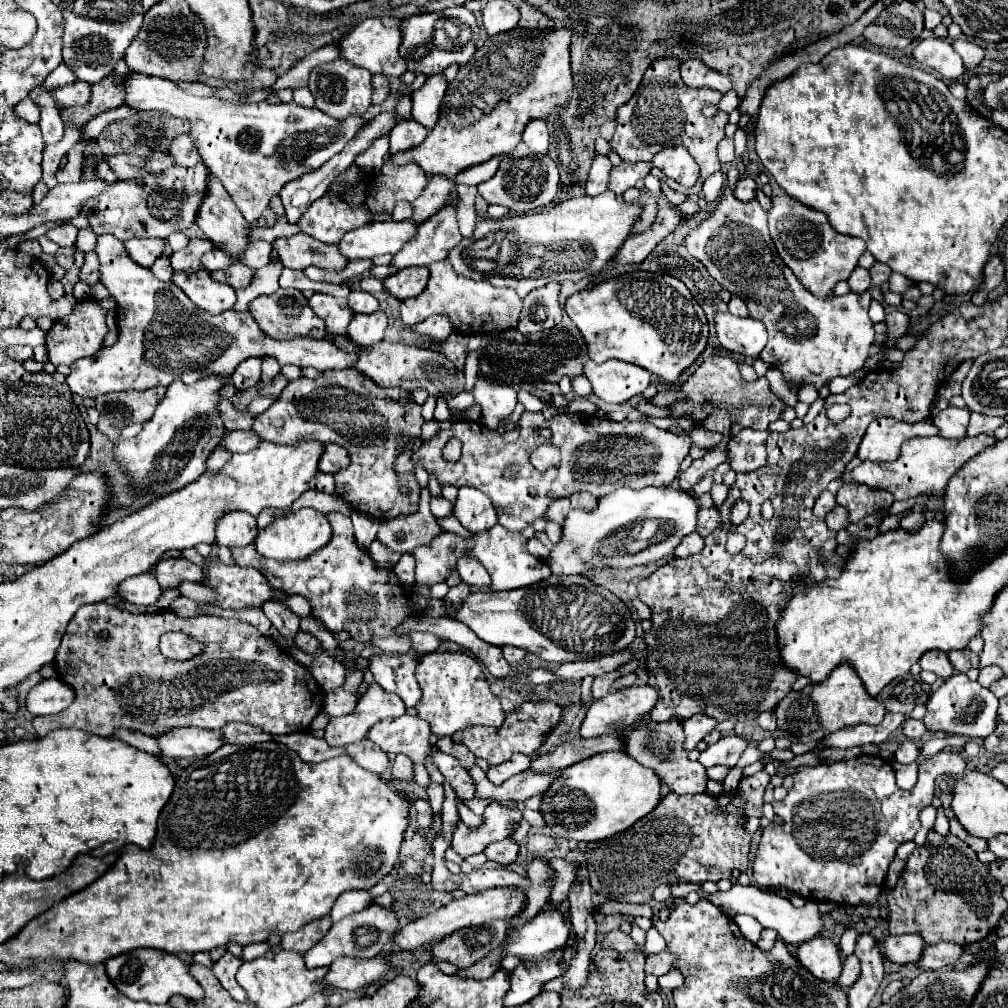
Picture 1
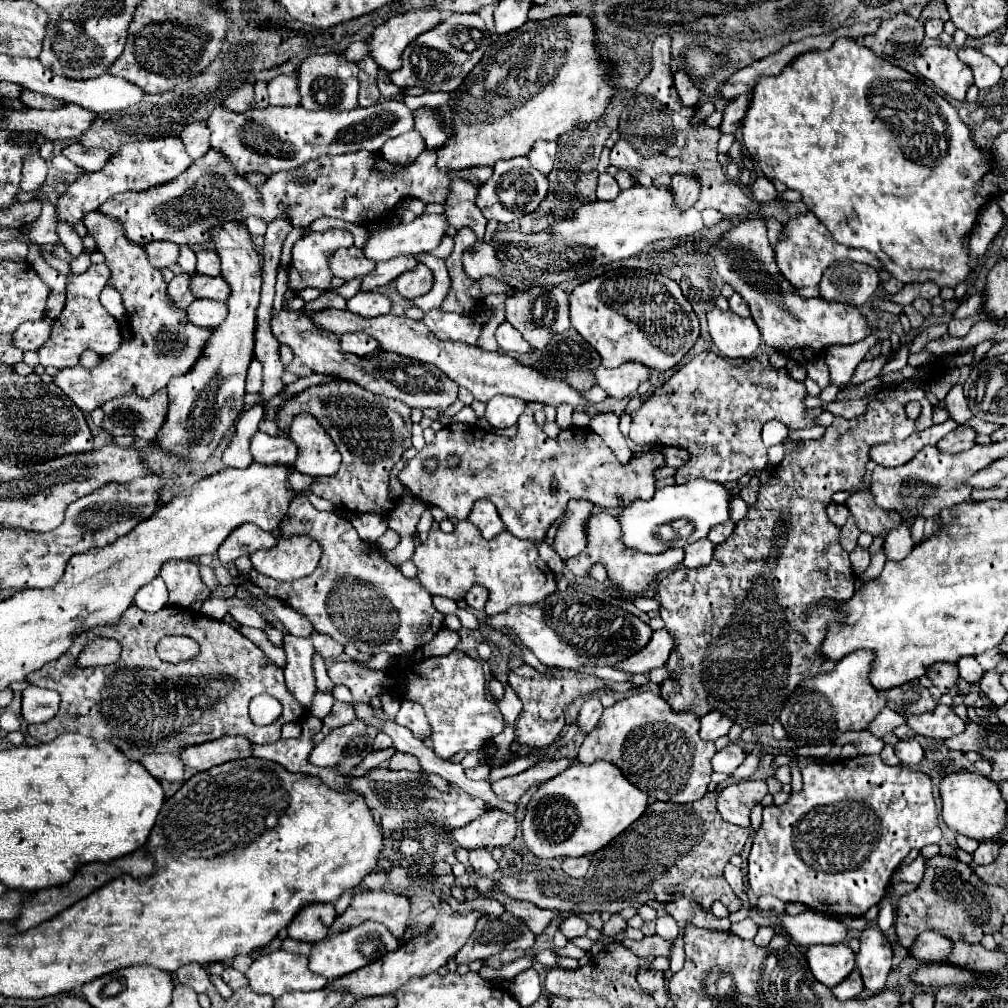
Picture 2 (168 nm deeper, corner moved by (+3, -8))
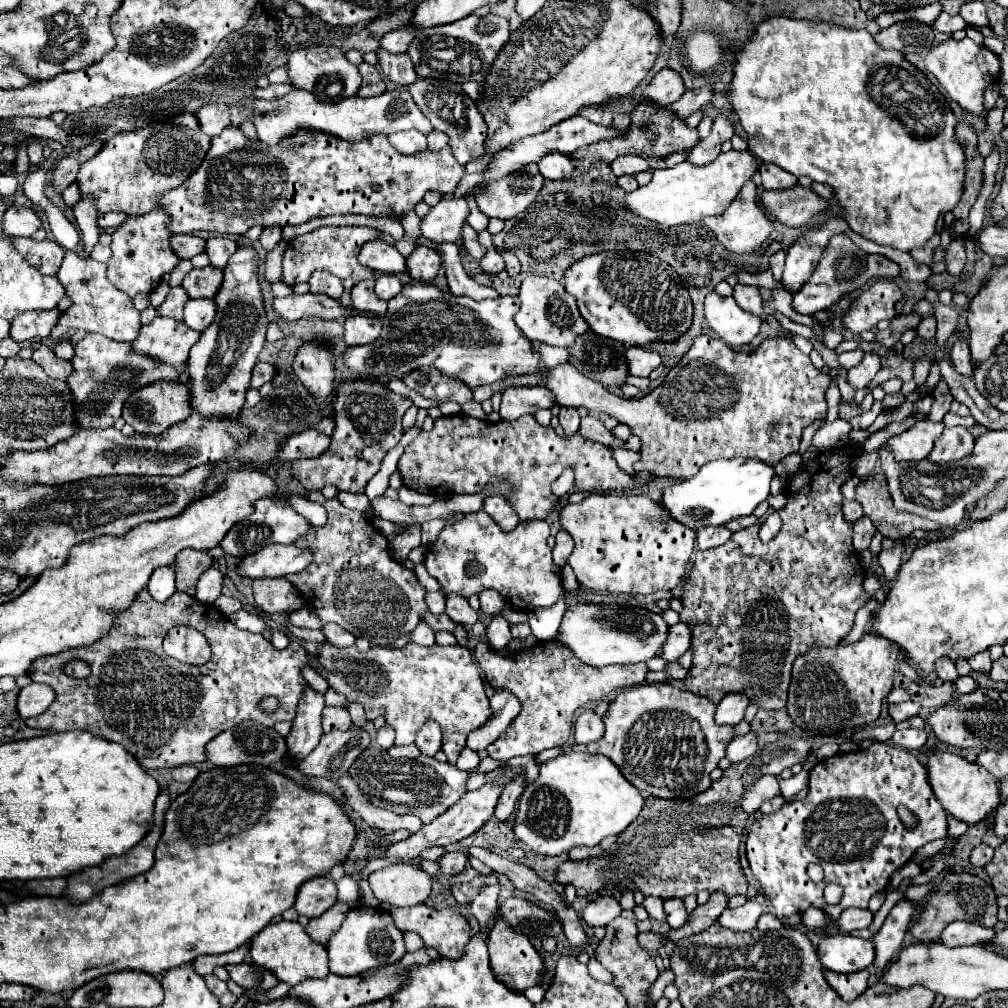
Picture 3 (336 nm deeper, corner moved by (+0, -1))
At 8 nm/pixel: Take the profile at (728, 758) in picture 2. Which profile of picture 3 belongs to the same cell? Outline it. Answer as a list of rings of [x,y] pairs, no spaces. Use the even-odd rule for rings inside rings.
[[[748,732],[748,734],[744,734],[744,736],[734,738],[734,740],[728,744],[726,756],[728,756],[732,762],[742,762],[742,760],[754,756],[756,750],[758,750],[756,734],[754,734],[754,732]]]

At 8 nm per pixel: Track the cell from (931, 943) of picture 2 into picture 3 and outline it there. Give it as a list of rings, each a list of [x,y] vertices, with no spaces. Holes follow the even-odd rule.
[[[952,922],[942,932],[942,942],[950,948],[956,946],[972,946],[980,944],[984,940],[992,940],[995,931],[992,928],[984,928],[980,924],[968,924],[968,922]]]

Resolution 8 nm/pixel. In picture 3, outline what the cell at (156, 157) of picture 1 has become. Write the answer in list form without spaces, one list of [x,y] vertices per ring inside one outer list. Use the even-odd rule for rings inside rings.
[[[182,112],[170,120],[150,124],[132,132],[120,132],[108,140],[102,150],[82,164],[78,184],[82,194],[94,194],[98,214],[124,212],[128,216],[144,216],[160,208],[158,196],[178,188],[196,172],[210,148],[210,136],[200,132],[196,116]]]

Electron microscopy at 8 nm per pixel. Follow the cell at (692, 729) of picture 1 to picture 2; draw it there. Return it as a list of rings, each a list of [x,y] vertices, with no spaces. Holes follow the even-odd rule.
[[[711,711],[711,713],[701,717],[701,731],[699,731],[699,735],[705,741],[715,741],[715,739],[727,735],[731,725],[733,725],[733,721],[729,717],[721,715],[719,711]]]

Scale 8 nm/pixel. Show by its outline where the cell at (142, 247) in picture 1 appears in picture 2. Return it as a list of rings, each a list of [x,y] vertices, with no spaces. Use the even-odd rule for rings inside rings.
[[[153,241],[145,245],[145,253],[153,267],[163,269],[163,267],[171,267],[173,263],[177,263],[179,247],[169,241]]]

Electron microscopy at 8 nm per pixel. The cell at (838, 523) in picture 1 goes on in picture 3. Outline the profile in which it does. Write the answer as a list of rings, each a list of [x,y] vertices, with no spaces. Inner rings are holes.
[[[868,516],[860,518],[856,524],[854,524],[854,548],[858,552],[866,550],[872,542],[872,536],[876,534],[876,526],[872,524],[872,520],[868,520]]]

